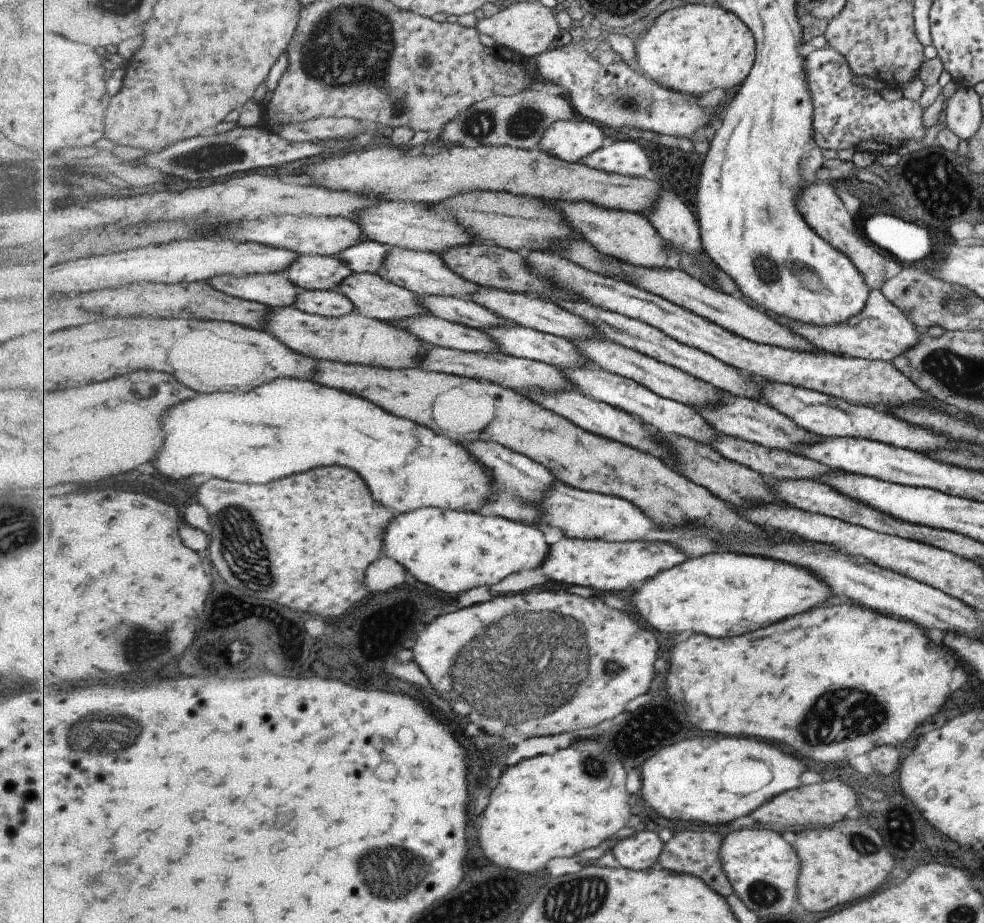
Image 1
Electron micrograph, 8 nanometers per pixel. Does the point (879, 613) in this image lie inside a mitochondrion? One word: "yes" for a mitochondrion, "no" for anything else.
no

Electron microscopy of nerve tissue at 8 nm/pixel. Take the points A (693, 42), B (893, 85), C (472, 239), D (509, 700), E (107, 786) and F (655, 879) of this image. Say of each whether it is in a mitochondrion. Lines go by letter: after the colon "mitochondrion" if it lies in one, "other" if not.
A: other
B: other
C: other
D: mitochondrion
E: other
F: other

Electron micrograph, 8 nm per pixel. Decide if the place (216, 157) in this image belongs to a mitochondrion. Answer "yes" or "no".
yes

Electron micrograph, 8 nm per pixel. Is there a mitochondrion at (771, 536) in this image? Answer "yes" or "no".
no

